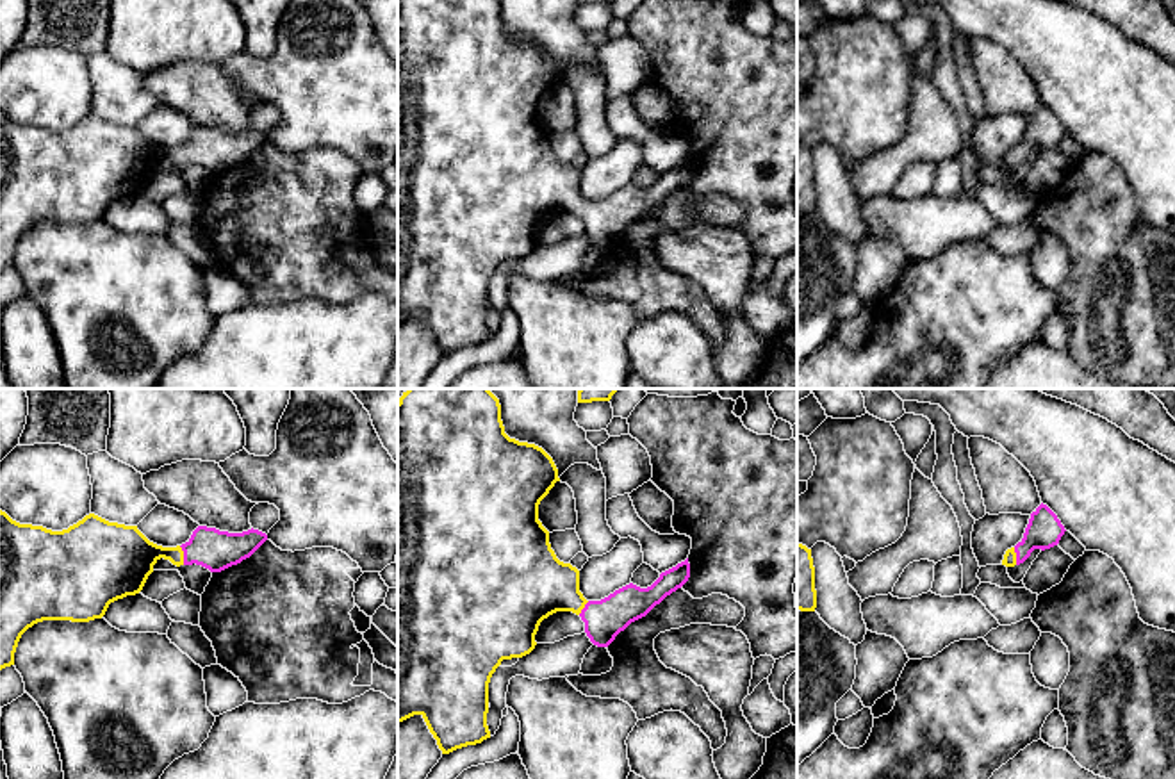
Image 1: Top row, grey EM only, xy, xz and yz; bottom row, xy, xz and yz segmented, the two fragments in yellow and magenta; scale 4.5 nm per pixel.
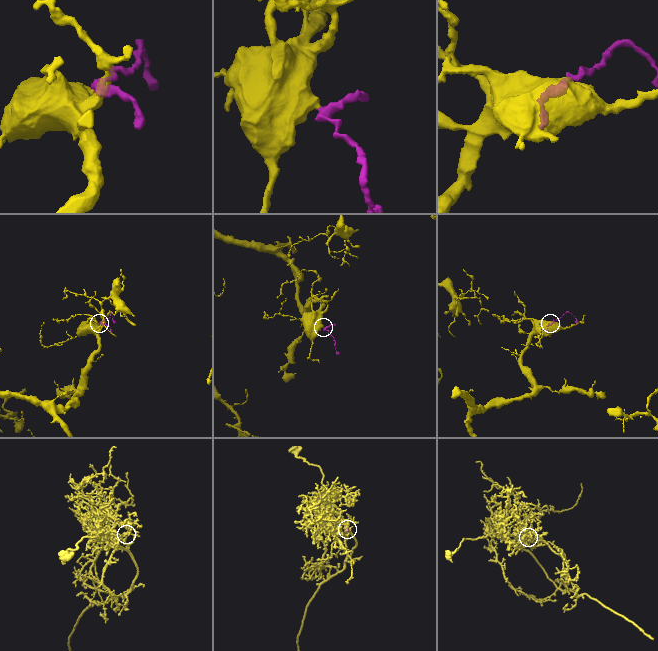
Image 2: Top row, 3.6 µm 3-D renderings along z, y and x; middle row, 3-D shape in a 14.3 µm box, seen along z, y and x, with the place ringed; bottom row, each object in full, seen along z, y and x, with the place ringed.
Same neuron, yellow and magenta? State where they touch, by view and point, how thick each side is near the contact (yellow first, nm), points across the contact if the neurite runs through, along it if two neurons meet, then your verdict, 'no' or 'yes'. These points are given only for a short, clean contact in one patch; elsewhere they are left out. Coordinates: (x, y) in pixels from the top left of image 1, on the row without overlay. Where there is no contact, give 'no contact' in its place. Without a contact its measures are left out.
xy (182, 155) | 240/180 nm | across xy (127, 157), (145, 154), (182, 155), (214, 150) | yes

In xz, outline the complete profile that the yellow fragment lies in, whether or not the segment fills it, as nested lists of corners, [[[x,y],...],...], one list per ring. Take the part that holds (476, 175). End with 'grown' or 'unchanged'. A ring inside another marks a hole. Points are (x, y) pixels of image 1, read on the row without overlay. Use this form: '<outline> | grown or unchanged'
[[[399,0],[398,2],[398,324],[421,316],[437,340],[442,355],[481,344],[490,339],[487,326],[489,283],[503,260],[530,255],[535,235],[544,219],[556,212],[572,212],[585,223],[585,234],[597,248],[608,248],[631,223],[645,217],[667,196],[681,189],[690,178],[688,159],[660,175],[647,189],[633,184],[615,191],[601,201],[587,201],[579,193],[579,171],[556,159],[549,144],[549,132],[538,121],[538,105],[560,82],[553,59],[538,46],[519,43],[505,34],[499,0]]] | grown

